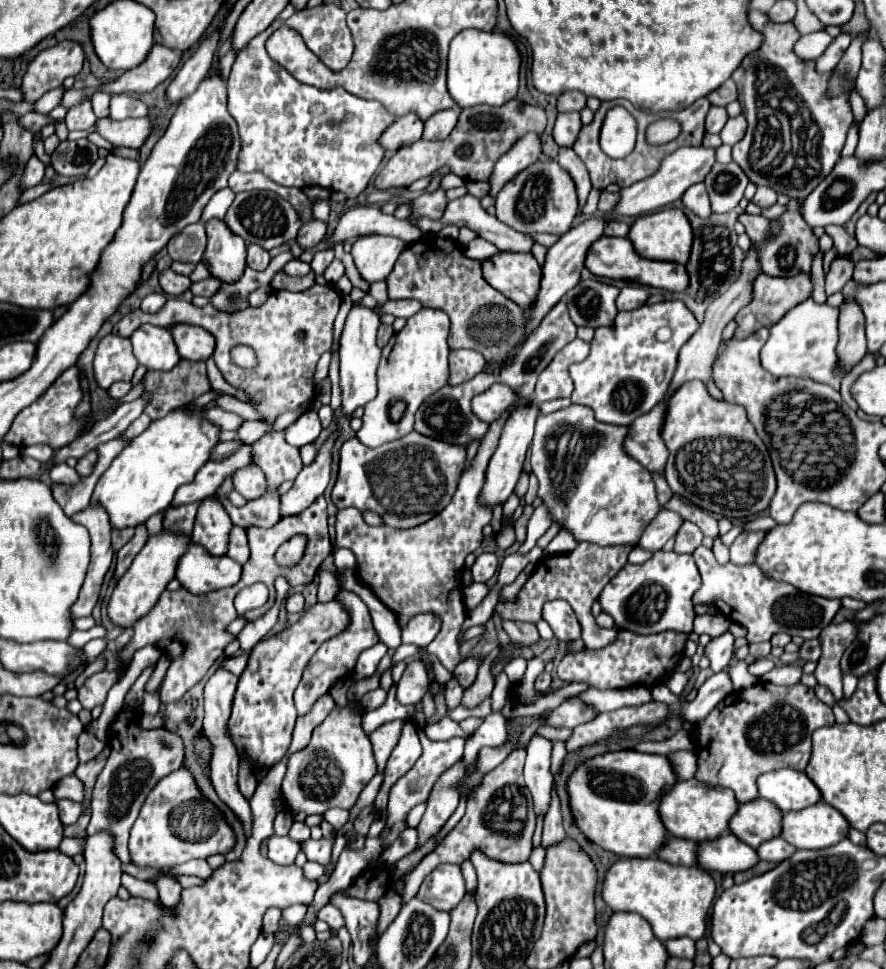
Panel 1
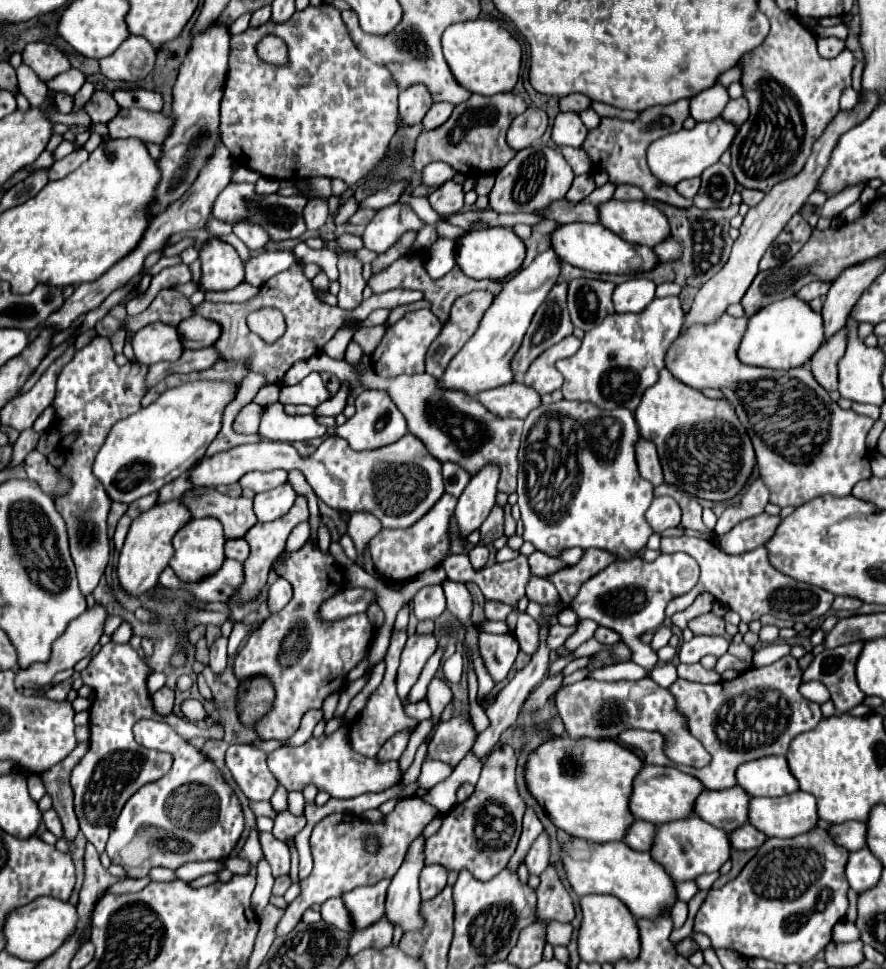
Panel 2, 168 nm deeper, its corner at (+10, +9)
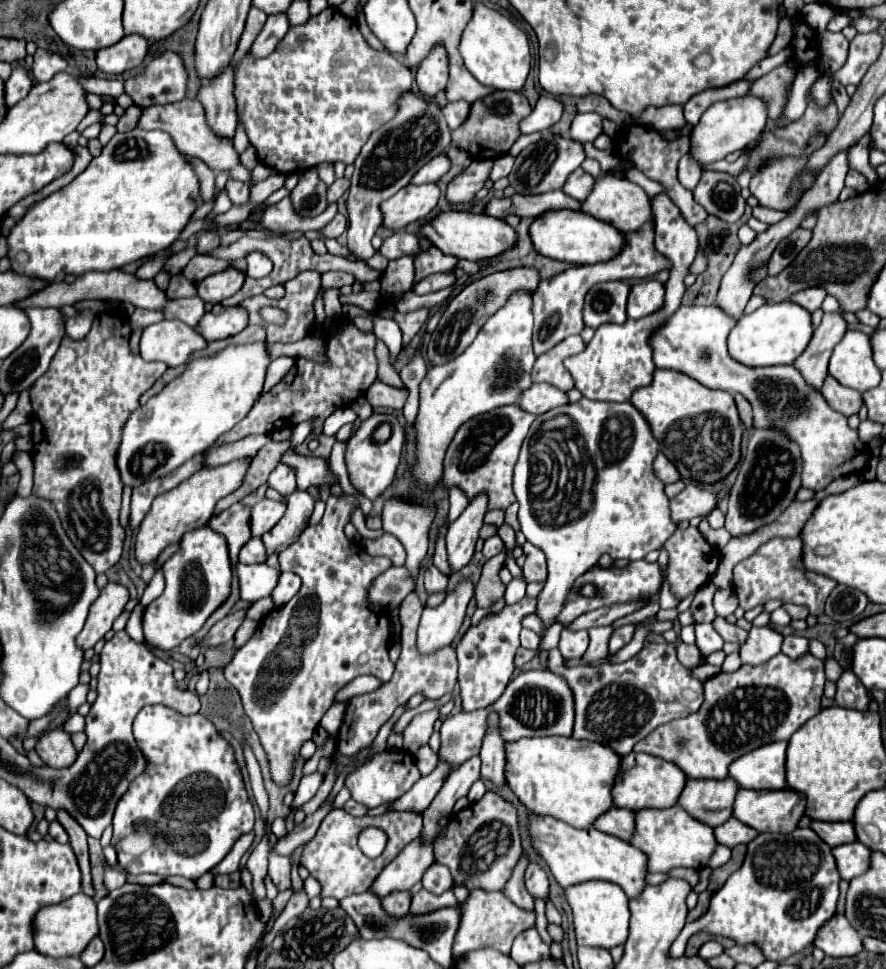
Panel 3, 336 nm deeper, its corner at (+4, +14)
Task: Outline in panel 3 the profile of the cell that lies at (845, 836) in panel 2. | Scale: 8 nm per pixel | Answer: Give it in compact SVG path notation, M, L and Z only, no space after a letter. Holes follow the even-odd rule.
M812 821L810 825L830 847L838 847L838 845L846 845L856 841L856 833L854 833L854 825L852 821L838 821L838 823L826 823L826 821Z

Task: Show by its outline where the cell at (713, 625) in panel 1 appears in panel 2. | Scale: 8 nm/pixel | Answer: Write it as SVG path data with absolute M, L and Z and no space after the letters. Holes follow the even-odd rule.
M712 612L694 618L694 620L688 624L688 628L690 628L696 636L698 636L698 634L704 634L704 636L724 636L724 638L730 640L730 636L728 636L726 630L724 630L724 620L718 618L718 616L714 616Z

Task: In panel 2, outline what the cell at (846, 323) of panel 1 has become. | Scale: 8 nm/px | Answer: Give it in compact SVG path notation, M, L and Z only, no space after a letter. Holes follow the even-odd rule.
M840 330L840 334L836 334L836 338L832 338L832 342L828 342L828 346L822 346L810 360L812 376L828 392L838 390L836 362L844 356L844 334L846 334L846 330Z

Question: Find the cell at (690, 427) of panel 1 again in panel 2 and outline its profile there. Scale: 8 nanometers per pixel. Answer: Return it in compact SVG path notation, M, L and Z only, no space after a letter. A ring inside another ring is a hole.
M660 370L658 382L644 392L634 418L640 436L658 448L666 484L696 498L712 502L730 500L744 488L754 470L752 442L730 402L706 398L702 392L676 382L668 370Z

